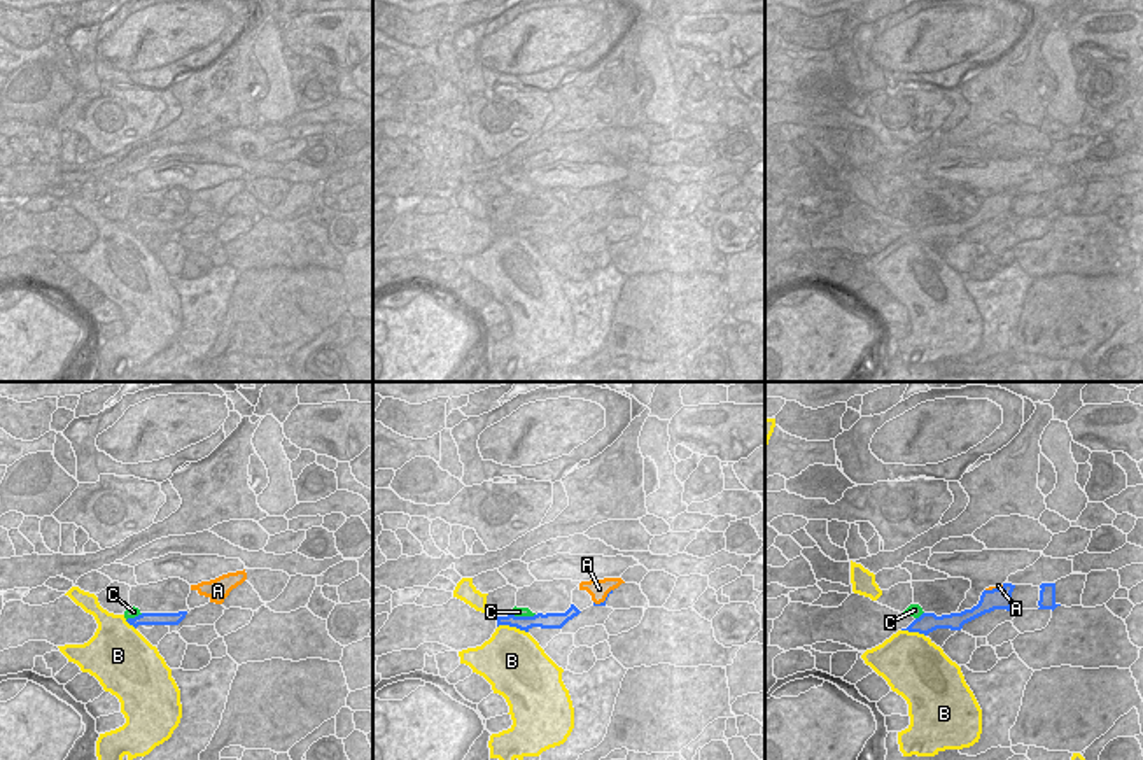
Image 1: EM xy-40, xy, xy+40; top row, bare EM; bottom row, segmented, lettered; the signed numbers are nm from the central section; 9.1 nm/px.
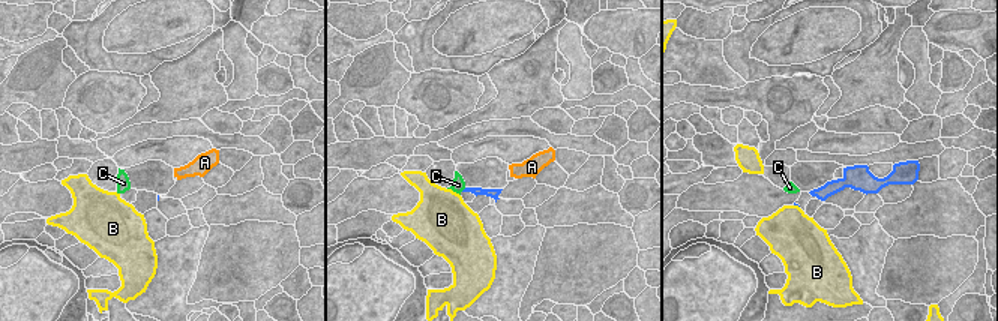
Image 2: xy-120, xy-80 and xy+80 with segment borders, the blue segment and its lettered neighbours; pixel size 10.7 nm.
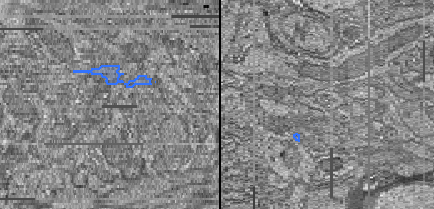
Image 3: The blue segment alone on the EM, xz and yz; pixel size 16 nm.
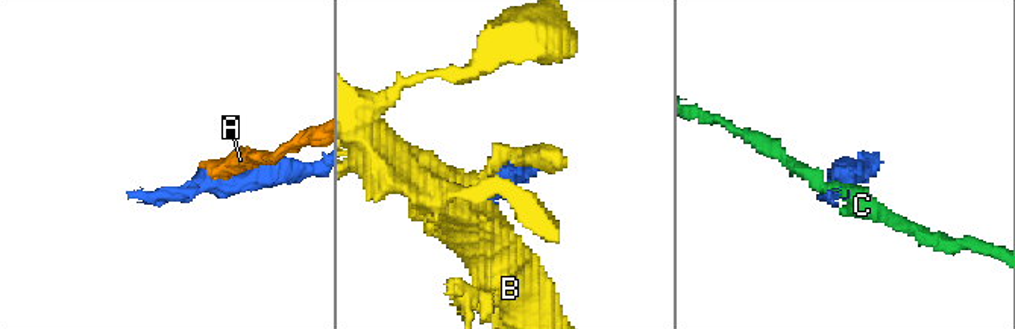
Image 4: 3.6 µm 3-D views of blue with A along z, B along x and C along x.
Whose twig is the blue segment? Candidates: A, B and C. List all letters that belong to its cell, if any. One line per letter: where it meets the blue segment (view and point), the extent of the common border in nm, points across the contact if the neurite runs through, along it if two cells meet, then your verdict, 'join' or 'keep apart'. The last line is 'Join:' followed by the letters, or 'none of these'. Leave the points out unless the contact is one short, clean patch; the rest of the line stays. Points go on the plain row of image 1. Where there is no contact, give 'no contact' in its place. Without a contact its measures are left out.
A: meets blue in xy at (606, 207); contact 220 nm long; border along xy (611, 197), (603, 209), (594, 211); keep apart
B: meets blue in xy at (513, 233); contact 300 nm long; border along xy (497, 233), (515, 233), (527, 240); keep apart
C: meets blue in xy at (522, 225); contact 260 nm long; border along xy (508, 221), (534, 223); keep apart
Join: none of these

